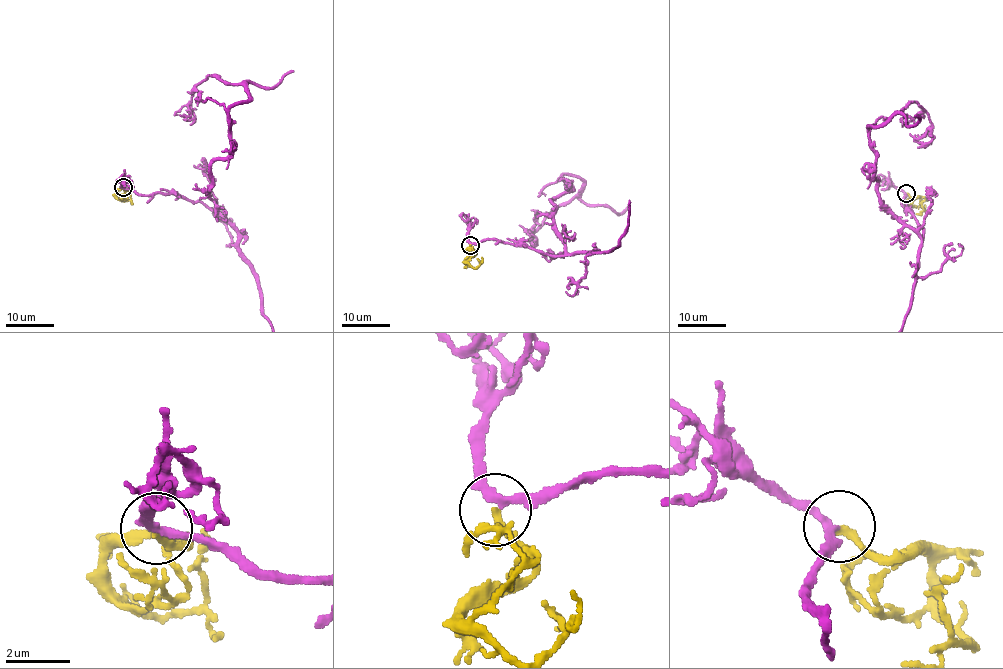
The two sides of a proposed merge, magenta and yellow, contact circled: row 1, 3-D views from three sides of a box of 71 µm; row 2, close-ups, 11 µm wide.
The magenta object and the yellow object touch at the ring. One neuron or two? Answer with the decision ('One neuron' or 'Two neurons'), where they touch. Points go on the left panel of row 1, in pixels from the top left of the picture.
One neuron. Place: (123, 187)

